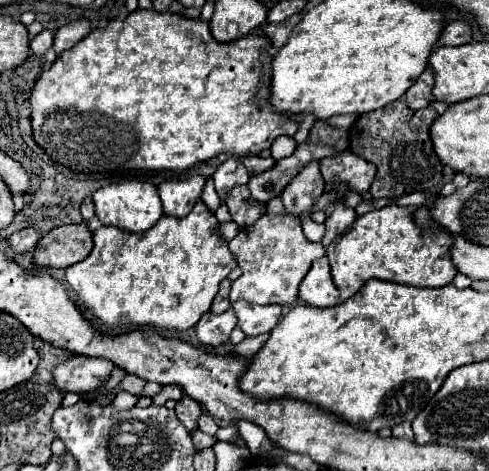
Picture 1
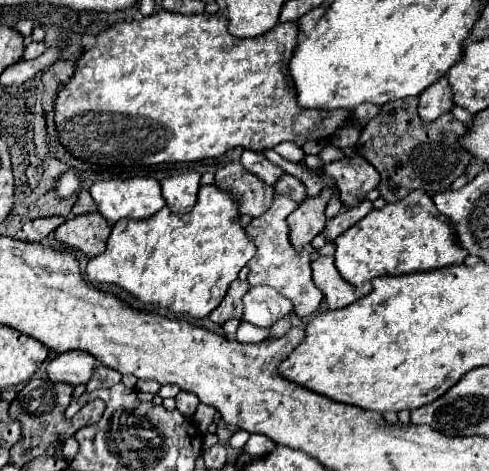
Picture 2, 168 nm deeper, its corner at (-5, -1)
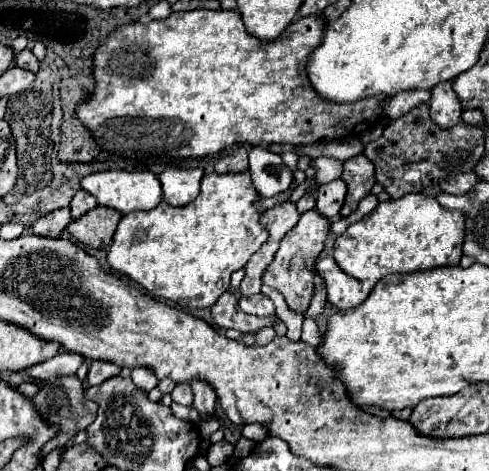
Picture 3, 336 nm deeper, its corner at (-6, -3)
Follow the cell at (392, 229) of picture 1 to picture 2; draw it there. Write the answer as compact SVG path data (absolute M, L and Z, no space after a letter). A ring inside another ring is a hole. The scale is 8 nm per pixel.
M412 191L406 199L386 203L382 209L372 209L364 219L346 229L336 241L336 267L332 257L318 257L312 263L314 281L322 293L338 293L338 305L364 297L371 292L371 281L380 275L404 275L428 269L442 269L446 265L458 265L468 251L458 243L452 223L438 213L432 197L424 191ZM446 259L446 265L442 263ZM340 271L340 273L338 273ZM346 281L350 285L346 285Z

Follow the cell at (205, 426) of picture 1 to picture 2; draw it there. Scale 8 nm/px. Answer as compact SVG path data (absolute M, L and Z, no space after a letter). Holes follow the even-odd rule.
M200 403L200 405L196 407L194 423L198 425L198 429L200 429L202 433L206 433L206 431L208 431L208 425L214 421L214 413L216 413L216 409L214 409L214 407L210 407L210 405Z

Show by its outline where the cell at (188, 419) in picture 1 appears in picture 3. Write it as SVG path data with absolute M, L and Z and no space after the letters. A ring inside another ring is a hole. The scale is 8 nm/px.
M177 385L171 393L173 401L179 405L193 405L193 391L191 385Z

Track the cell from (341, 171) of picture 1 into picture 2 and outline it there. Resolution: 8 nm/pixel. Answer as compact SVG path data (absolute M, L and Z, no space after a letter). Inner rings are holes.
M358 153L324 165L324 173L336 179L346 209L352 209L360 201L364 201L366 193L376 189L376 185L380 183L378 171Z

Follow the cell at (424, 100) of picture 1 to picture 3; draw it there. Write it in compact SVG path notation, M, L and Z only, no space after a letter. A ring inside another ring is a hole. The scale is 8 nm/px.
M451 81L439 83L431 89L429 113L431 113L431 119L441 127L451 127L451 125L459 123L463 111L461 111L459 97L455 95L455 91L451 87Z

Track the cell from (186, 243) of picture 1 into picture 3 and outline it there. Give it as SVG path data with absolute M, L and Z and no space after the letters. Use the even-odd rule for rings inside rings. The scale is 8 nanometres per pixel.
M211 173L209 177L203 177L201 193L191 205L171 207L163 201L151 211L133 211L123 217L115 209L95 207L89 213L85 213L83 217L71 221L67 231L79 243L83 243L85 247L91 247L91 249L107 249L113 239L113 243L107 251L109 269L131 277L135 283L139 283L143 289L147 289L153 297L175 301L183 309L207 309L207 307L215 305L219 295L223 295L229 289L231 273L237 269L243 269L245 263L249 261L249 257L269 237L267 231L259 223L261 211L257 211L253 207L255 197L257 197L257 191L251 183L249 173L243 173L239 177Z

